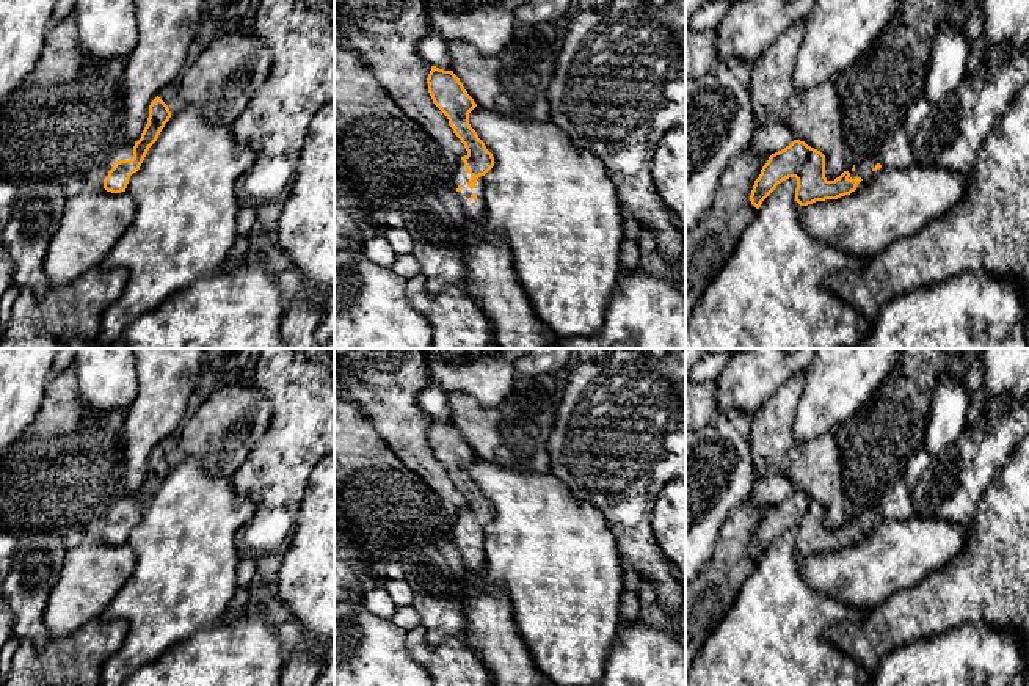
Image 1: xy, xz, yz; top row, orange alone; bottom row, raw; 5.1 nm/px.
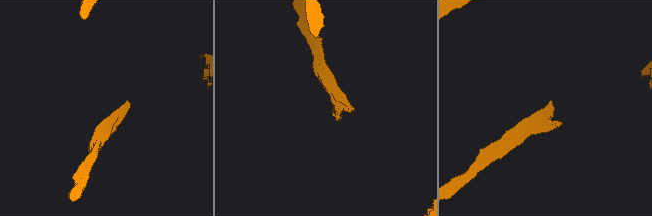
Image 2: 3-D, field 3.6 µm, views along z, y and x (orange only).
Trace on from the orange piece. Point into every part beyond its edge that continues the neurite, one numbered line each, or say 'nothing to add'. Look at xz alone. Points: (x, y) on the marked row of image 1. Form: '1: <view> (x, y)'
1: xz (474, 209)

